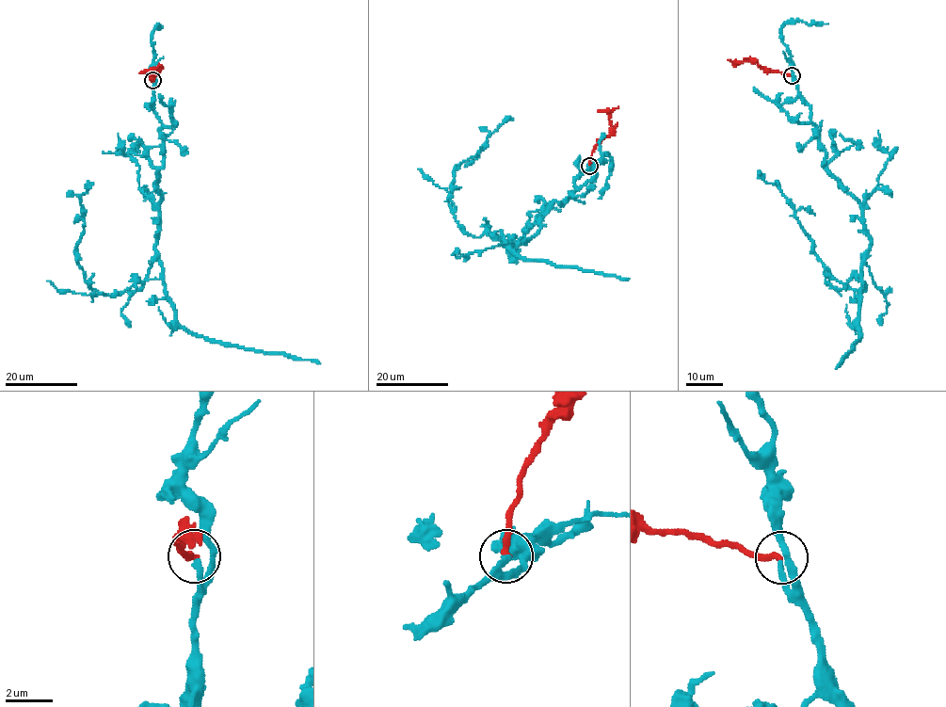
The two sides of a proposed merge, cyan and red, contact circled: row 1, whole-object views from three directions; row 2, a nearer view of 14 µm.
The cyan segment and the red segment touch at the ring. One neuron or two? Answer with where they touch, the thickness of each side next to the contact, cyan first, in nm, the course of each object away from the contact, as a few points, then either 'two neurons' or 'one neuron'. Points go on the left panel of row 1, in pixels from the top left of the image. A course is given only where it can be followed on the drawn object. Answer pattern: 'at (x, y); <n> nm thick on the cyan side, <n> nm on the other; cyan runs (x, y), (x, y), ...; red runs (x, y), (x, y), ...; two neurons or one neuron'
at (152, 80); 200 nm thick on the cyan side, 260 nm on the other; cyan runs (153, 81), (164, 152), (156, 184), (159, 279), (107, 296), (88, 287), (75, 248), (87, 180); red runs (153, 81), (151, 78), (160, 70), (151, 70), (157, 68); one neuron

